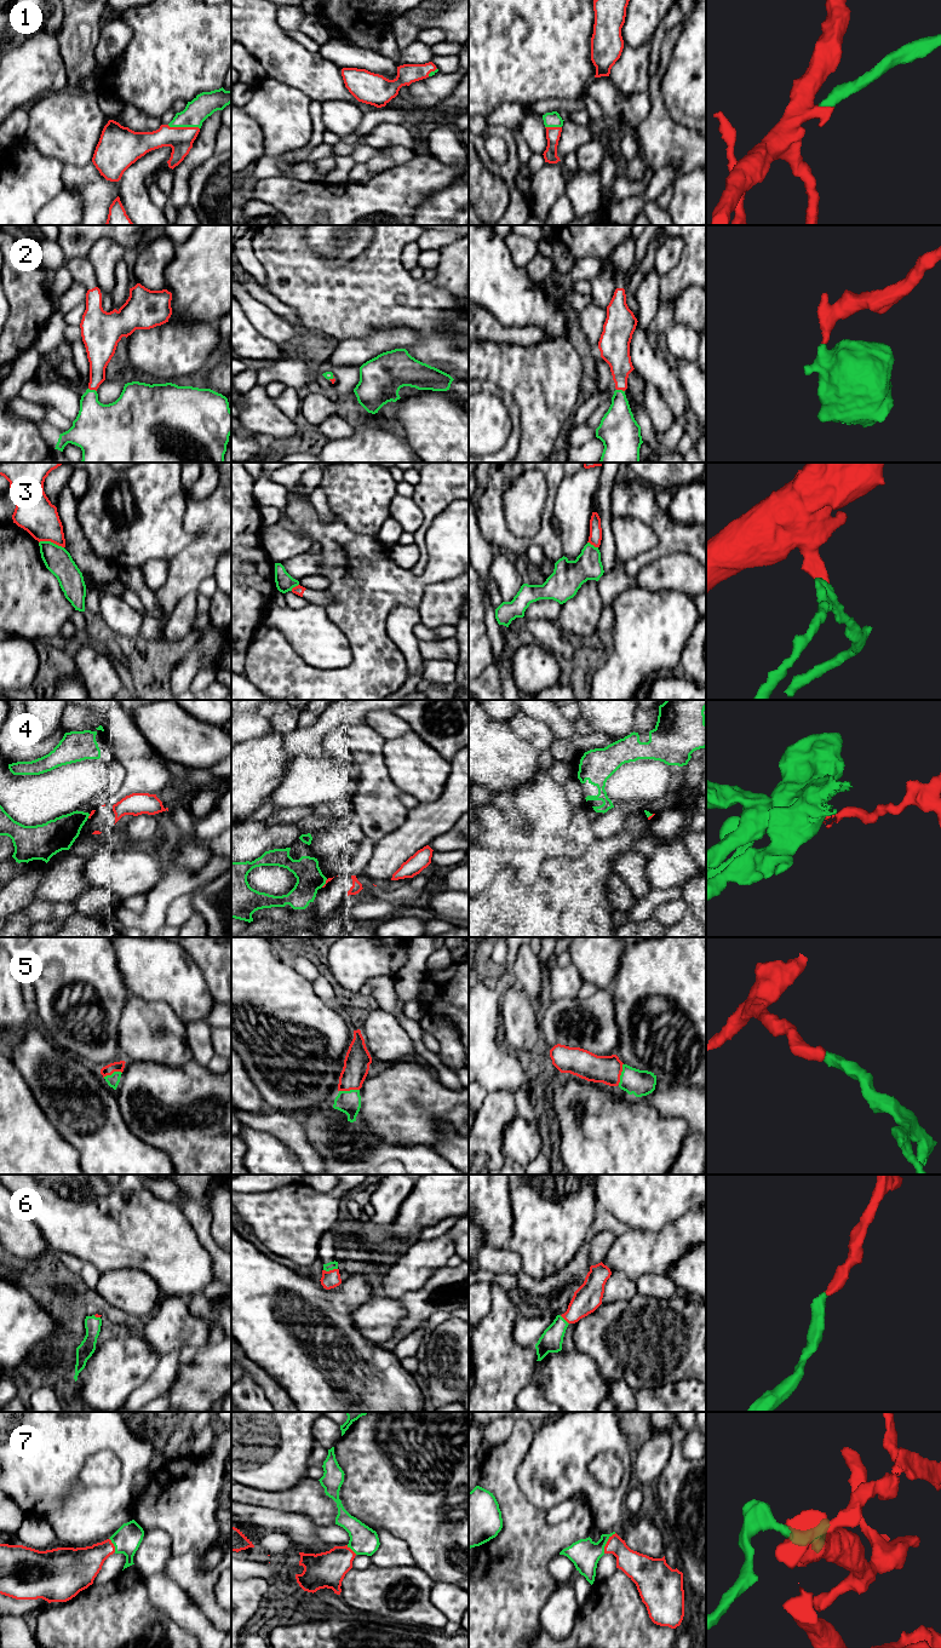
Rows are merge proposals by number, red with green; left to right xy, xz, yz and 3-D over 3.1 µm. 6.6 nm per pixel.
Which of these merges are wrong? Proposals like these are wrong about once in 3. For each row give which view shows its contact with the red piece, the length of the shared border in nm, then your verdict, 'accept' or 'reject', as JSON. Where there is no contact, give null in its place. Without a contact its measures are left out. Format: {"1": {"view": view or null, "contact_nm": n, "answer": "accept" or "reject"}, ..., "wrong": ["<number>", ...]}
{"1": {"view": "xy", "contact_nm": 220, "answer": "accept"}, "2": {"view": "xy", "contact_nm": 60, "answer": "accept"}, "3": {"view": "xy", "contact_nm": 170, "answer": "reject"}, "4": {"view": "xz", "contact_nm": 70, "answer": "reject"}, "5": {"view": "yz", "contact_nm": 150, "answer": "accept"}, "6": {"view": "xz", "contact_nm": 100, "answer": "accept"}, "7": {"view": "yz", "contact_nm": 160, "answer": "accept"}, "wrong": ["3", "4"]}

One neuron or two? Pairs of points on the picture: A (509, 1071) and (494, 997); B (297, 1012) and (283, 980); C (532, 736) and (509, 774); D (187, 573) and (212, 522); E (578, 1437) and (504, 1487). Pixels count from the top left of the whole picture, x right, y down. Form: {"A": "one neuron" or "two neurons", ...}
{"A": "one neuron", "B": "one neuron", "C": "two neurons", "D": "one neuron", "E": "two neurons"}

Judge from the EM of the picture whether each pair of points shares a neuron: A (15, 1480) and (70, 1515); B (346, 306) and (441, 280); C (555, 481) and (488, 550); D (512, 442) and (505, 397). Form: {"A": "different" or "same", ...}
{"A": "same", "B": "different", "C": "different", "D": "same"}

